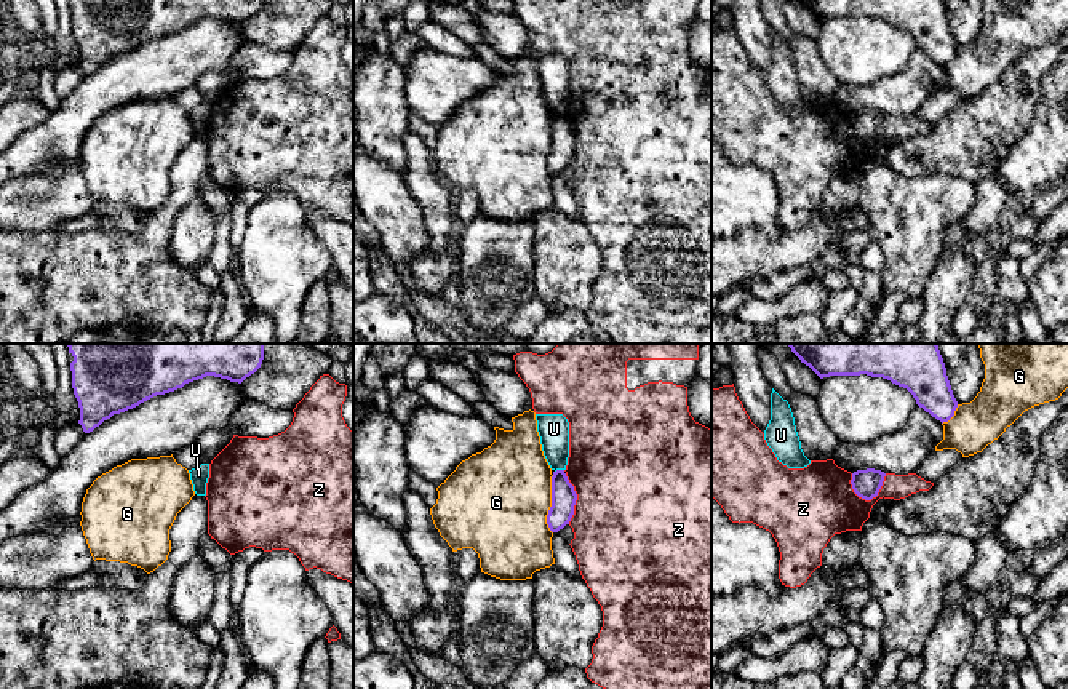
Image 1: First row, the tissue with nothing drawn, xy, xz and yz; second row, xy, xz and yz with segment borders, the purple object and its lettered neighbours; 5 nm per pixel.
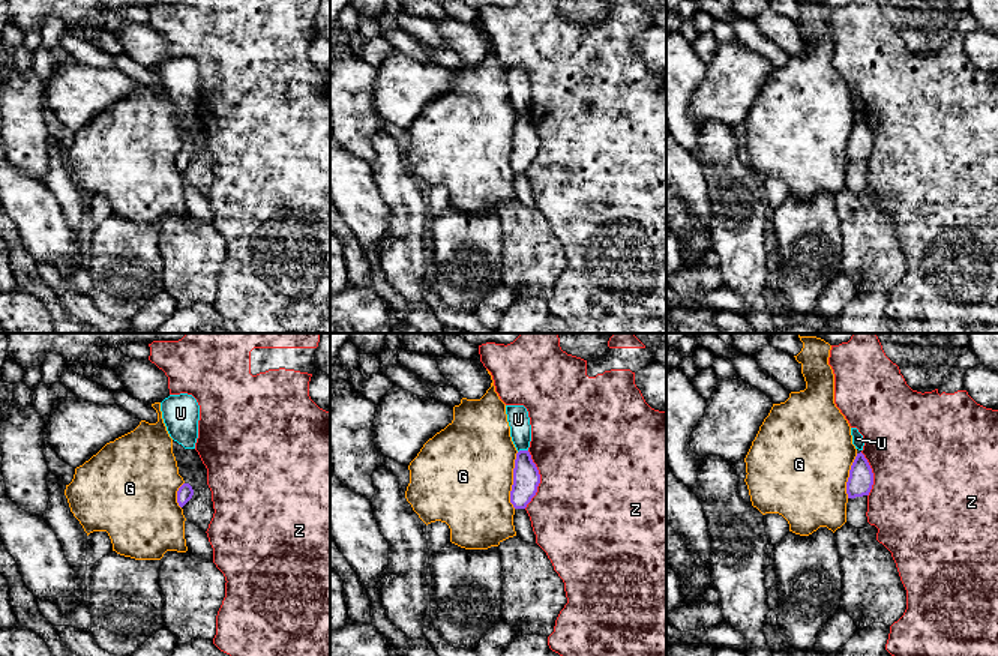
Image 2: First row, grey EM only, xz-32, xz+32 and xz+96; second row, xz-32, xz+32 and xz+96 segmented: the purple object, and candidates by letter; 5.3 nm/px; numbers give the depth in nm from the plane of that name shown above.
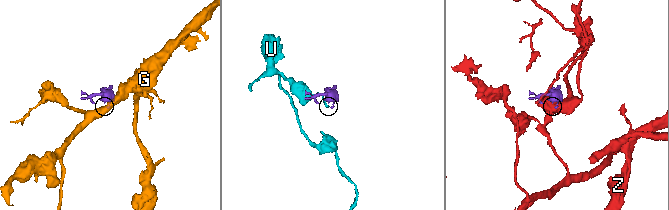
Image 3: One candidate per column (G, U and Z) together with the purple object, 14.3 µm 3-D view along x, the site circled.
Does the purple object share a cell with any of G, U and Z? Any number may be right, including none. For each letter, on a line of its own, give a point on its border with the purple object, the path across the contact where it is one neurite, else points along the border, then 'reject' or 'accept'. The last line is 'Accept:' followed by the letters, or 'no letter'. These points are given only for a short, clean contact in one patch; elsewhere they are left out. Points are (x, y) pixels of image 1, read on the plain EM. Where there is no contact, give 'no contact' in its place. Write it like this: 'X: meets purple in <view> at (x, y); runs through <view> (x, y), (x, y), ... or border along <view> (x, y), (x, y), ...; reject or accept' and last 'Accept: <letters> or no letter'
G: meets purple in xz at (552, 146); reject
U: meets purple in xz at (558, 112); border along xz (563, 111), (555, 114); reject
Z: meets purple in yz at (872, 139); border along yz (886, 115), (880, 133), (870, 141), (862, 141), (849, 125); reject
Accept: no letter

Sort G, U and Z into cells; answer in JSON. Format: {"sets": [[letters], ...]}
{"sets": [["G"], ["U"], ["Z"]]}

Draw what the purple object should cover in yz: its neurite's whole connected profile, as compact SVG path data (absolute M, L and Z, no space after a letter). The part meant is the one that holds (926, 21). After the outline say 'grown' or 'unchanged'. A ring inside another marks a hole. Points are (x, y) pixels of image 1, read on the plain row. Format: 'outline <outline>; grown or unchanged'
outline M799 0L820 21L830 18L883 19L907 30L916 46L948 64L958 50L943 0Z; unchanged

